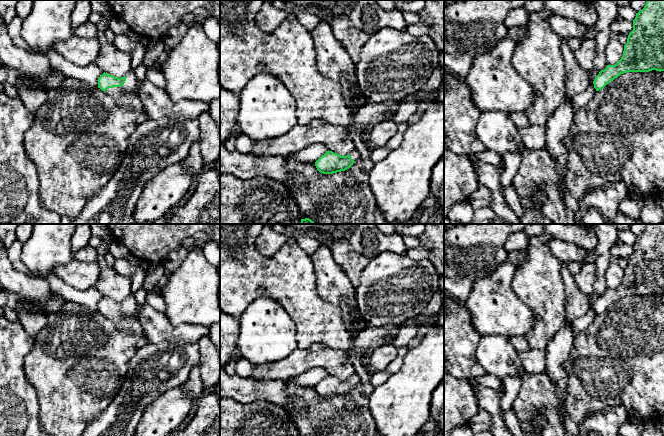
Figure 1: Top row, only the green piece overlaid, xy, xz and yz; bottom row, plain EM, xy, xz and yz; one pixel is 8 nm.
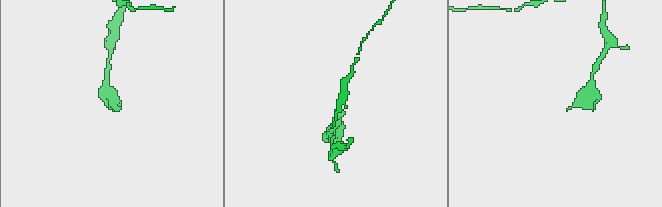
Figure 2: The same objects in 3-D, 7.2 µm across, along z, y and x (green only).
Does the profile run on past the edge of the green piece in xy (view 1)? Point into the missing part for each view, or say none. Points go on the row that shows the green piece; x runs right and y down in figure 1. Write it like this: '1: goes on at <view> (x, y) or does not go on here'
1: goes on at xy (131, 80)

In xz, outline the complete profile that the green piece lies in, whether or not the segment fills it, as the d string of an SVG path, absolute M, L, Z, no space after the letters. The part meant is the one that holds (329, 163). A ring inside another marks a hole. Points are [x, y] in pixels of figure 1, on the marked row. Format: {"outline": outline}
{"outline": "M356 148L346 156L328 150L315 162L315 166L320 173L333 174L349 169L359 159L360 154Z"}

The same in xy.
{"outline": "M131 70L124 77L118 78L108 73L103 73L98 78L98 88L109 95L120 96L134 90L138 80Z"}

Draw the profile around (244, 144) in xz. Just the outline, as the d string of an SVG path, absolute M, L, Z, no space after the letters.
M242 134L236 139L235 150L241 153L250 153L254 143L252 138Z

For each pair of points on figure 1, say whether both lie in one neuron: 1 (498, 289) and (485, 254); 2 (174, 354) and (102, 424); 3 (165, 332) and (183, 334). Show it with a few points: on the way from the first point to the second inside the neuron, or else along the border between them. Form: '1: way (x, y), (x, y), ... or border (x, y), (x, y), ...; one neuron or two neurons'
1: border (506, 259), (490, 274), (478, 278), (472, 285); two neurons
2: way (156, 372), (120, 408); one neuron
3: way (169, 333), (179, 334); one neuron

